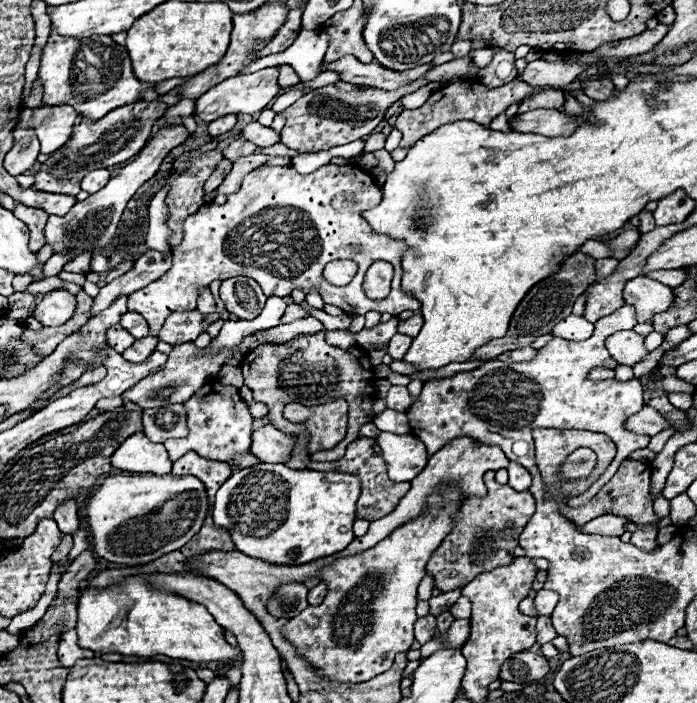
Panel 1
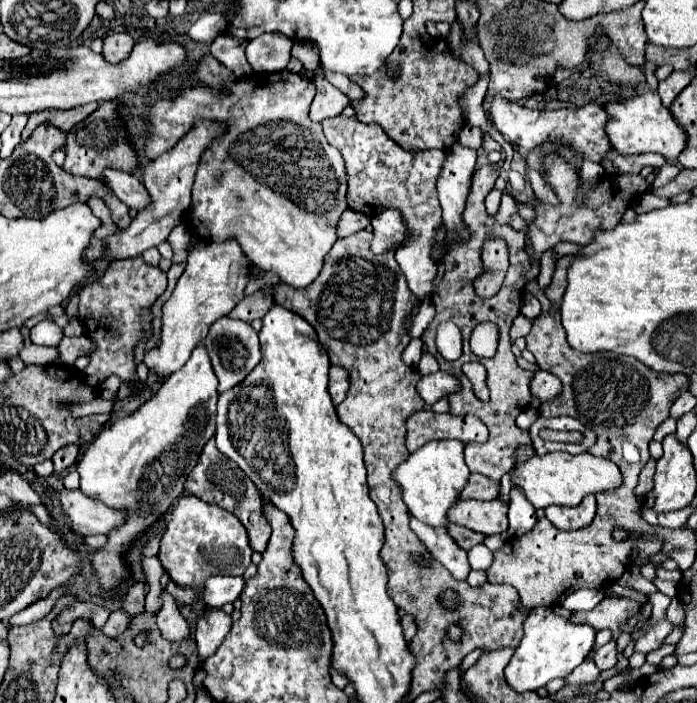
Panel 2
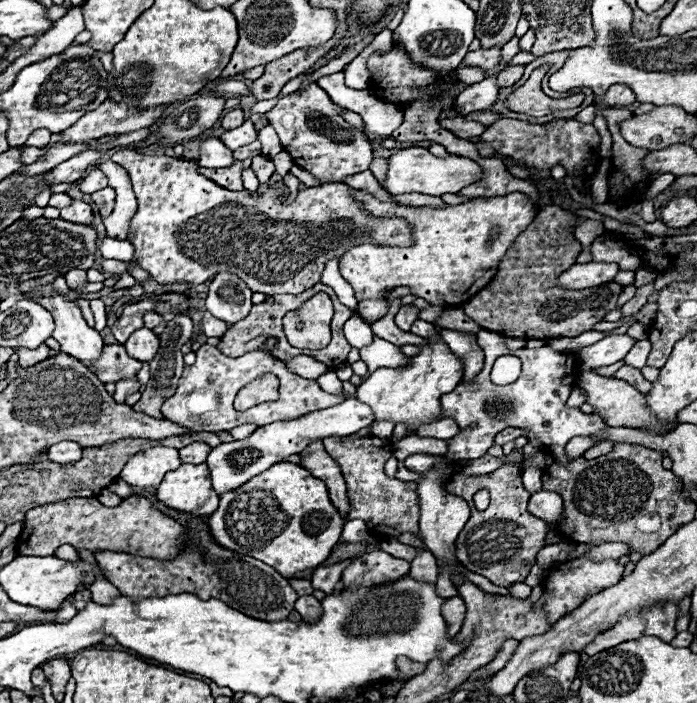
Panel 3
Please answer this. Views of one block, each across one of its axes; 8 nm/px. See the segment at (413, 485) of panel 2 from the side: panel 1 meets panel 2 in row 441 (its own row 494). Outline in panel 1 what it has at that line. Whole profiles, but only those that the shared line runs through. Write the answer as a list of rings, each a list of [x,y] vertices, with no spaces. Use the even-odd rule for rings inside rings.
[[[442,490],[440,494],[432,494],[428,498],[426,518],[418,518],[396,528],[388,538],[384,538],[366,552],[336,560],[328,568],[322,568],[322,580],[328,586],[324,602],[320,606],[308,606],[284,626],[284,636],[312,666],[320,668],[332,680],[356,684],[372,680],[374,676],[390,670],[394,656],[410,650],[414,642],[414,622],[418,618],[418,584],[424,578],[424,566],[430,560],[430,554],[452,530],[452,520],[460,510],[460,504],[456,504],[458,496],[460,494],[456,490]]]

